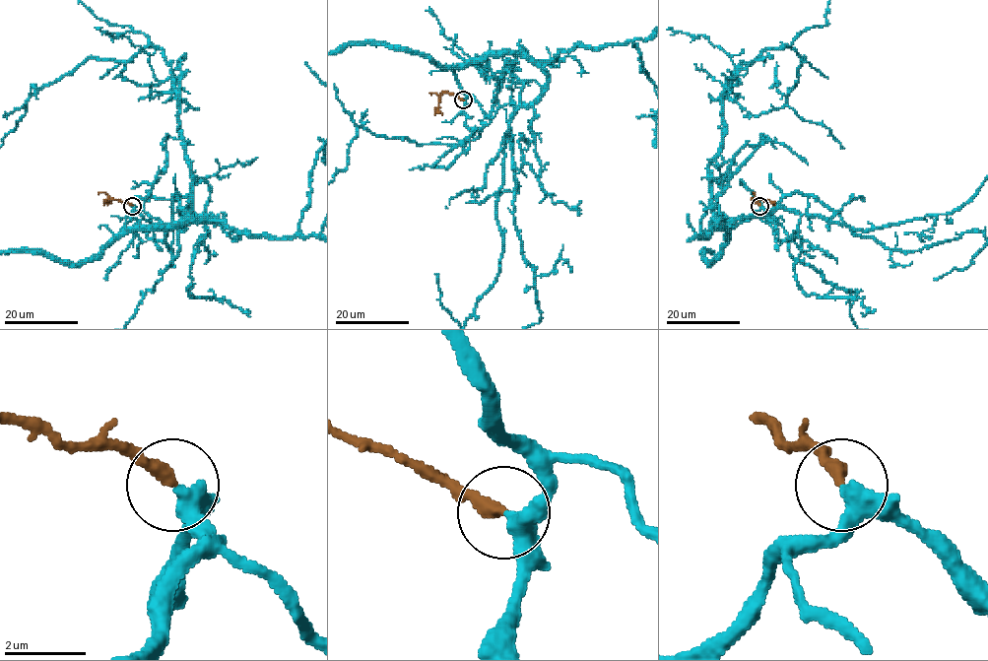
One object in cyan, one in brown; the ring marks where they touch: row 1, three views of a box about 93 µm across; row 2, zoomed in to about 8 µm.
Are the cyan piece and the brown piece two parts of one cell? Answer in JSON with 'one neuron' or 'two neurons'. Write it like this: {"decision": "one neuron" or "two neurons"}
{"decision": "one neuron"}

